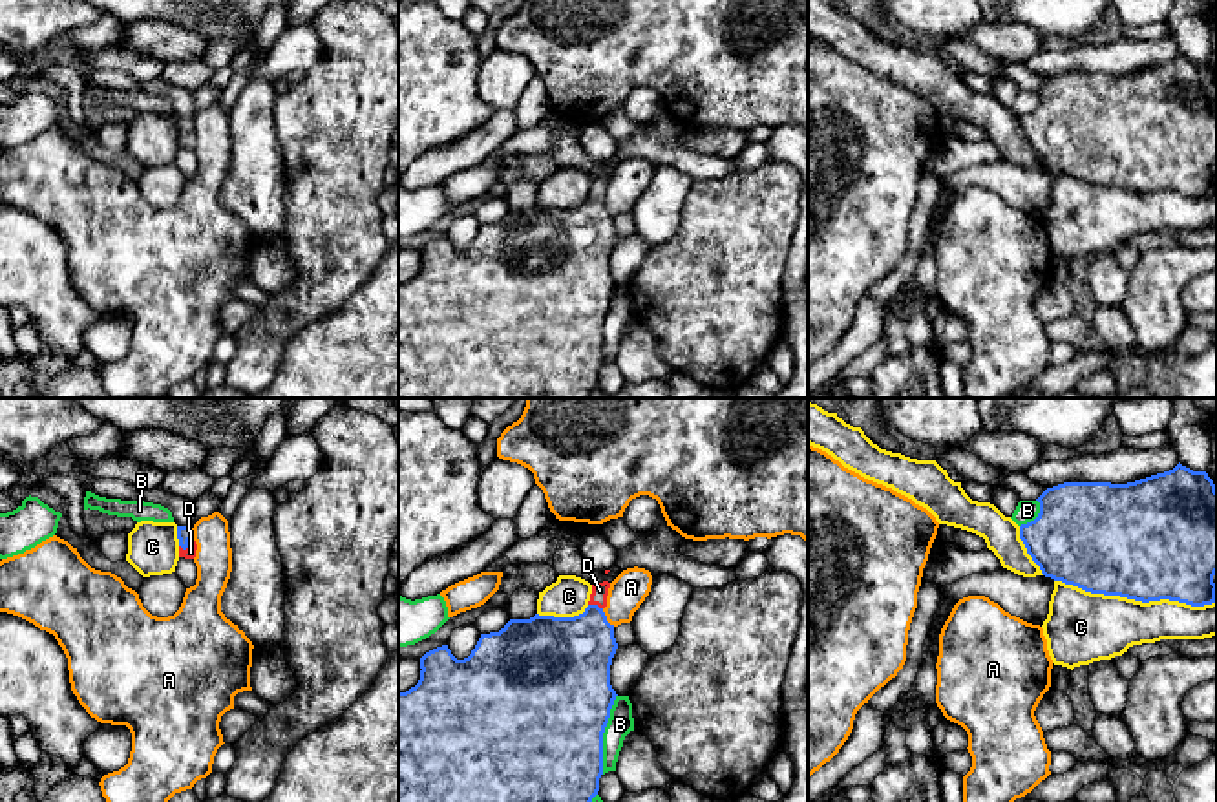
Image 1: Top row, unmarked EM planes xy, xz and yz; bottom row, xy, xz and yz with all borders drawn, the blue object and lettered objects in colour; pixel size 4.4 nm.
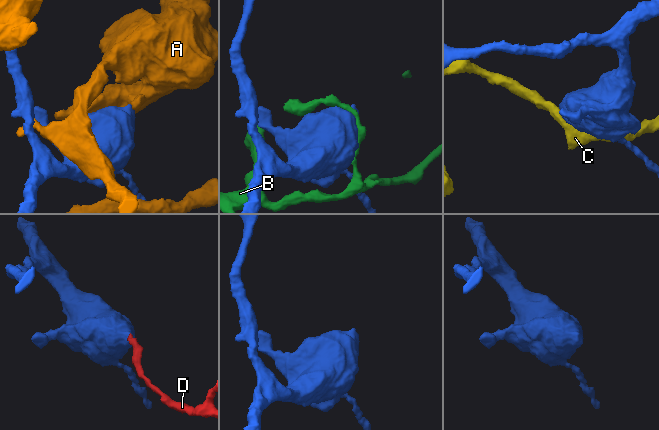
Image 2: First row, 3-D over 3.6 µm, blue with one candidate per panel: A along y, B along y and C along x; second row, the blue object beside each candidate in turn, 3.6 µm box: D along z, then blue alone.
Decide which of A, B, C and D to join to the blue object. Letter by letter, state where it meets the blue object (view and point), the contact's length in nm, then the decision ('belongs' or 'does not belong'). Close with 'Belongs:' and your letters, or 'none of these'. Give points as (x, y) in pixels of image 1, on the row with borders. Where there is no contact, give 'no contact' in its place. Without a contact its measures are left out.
A: xz (605, 618) | 100 nm | does not belong
B: xz (602, 735) | 360 nm | does not belong
C: yz (1135, 600) | 700 nm | does not belong
D: xy (187, 547) | 80 nm | belongs
Belongs: D

